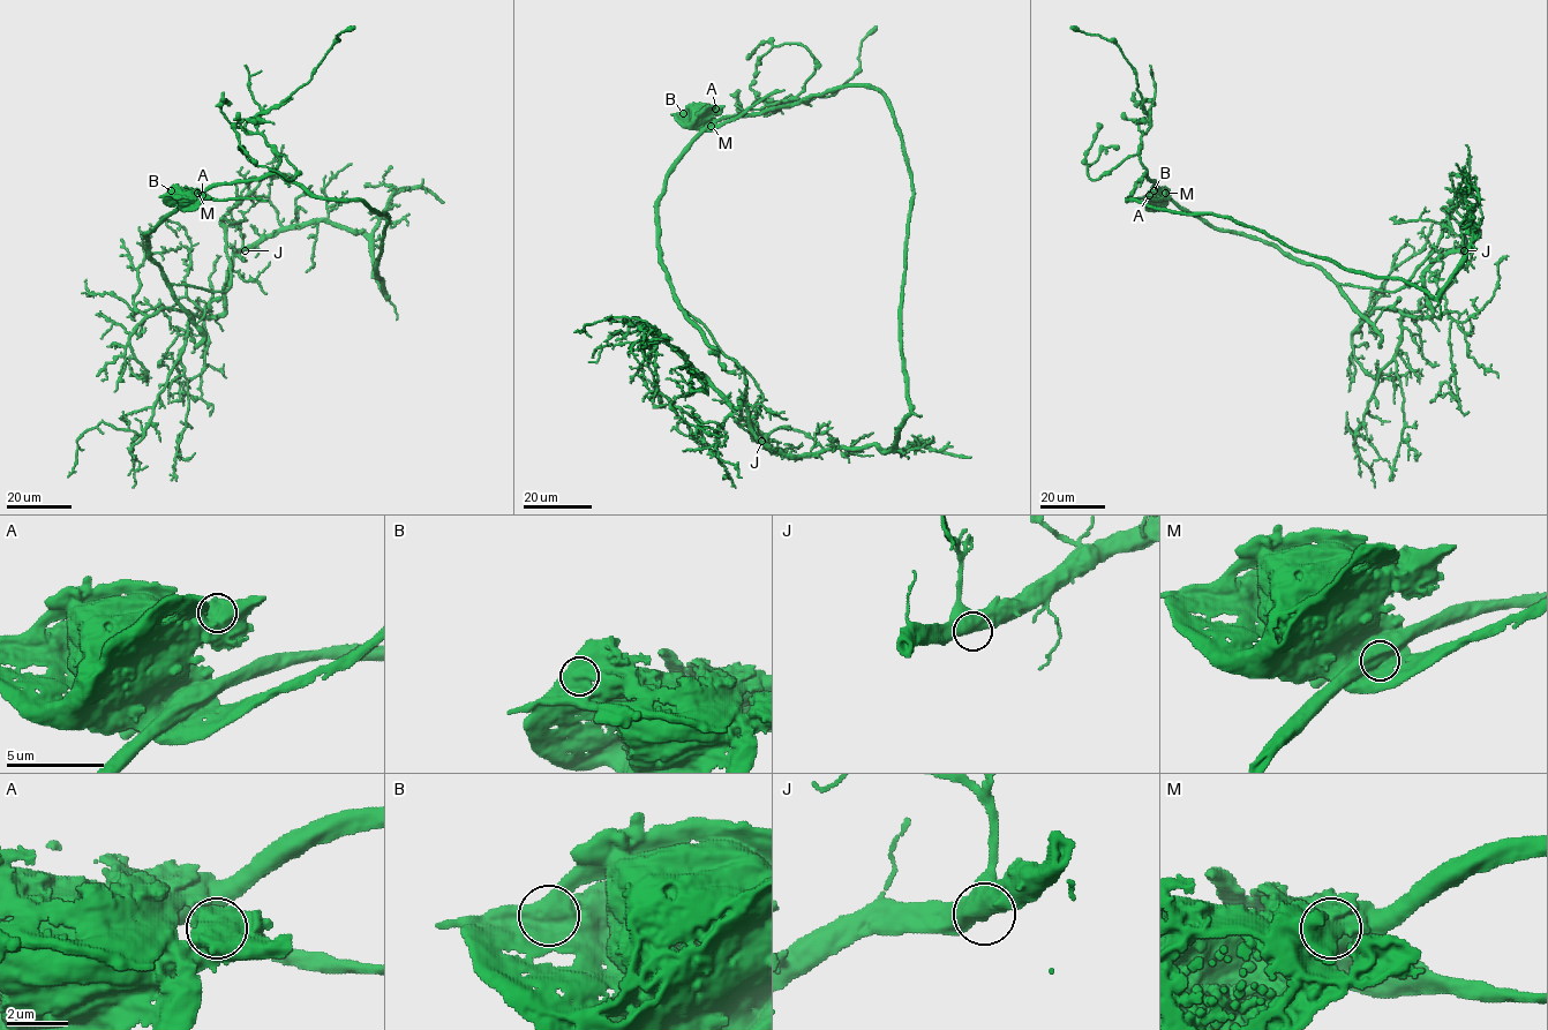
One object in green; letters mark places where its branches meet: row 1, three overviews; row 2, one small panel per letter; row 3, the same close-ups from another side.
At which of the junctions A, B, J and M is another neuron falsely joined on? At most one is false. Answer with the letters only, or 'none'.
M

